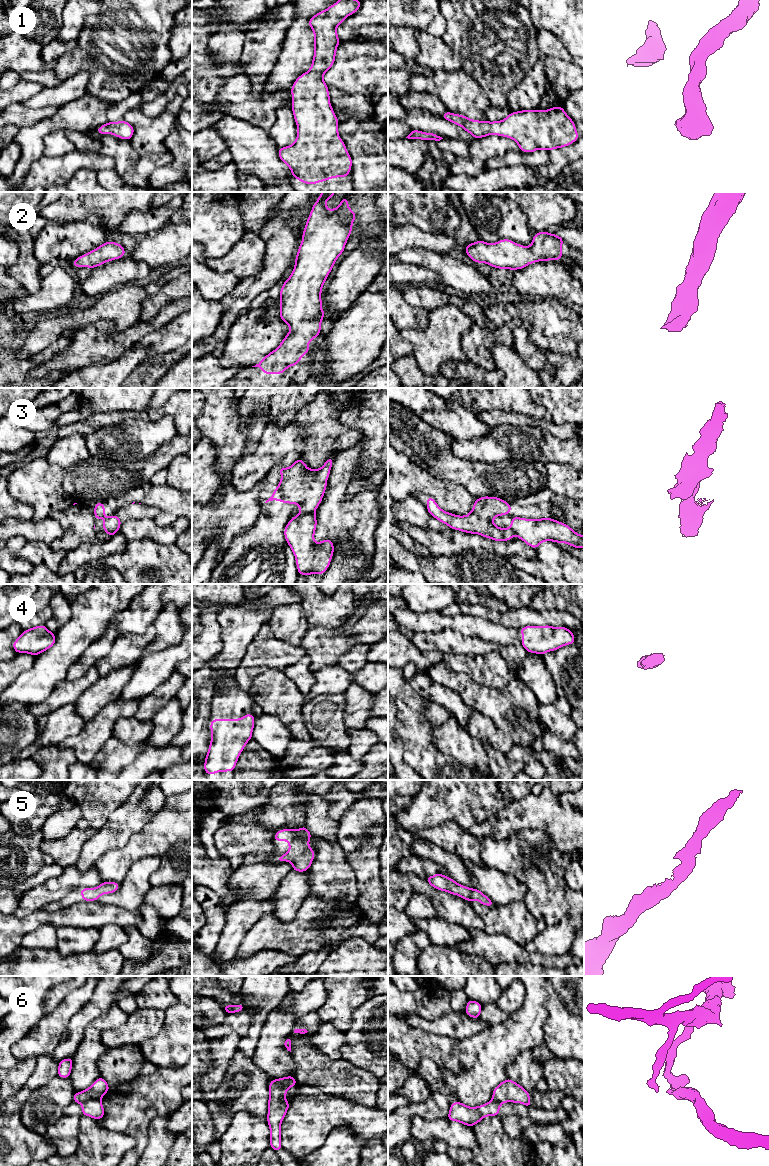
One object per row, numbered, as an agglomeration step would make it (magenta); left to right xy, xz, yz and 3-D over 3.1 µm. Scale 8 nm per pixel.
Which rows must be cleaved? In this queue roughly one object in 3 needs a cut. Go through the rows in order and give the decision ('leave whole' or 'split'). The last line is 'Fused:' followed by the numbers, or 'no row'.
1: leave whole
2: leave whole
3: split
4: leave whole
5: leave whole
6: split
Fused: 3, 6

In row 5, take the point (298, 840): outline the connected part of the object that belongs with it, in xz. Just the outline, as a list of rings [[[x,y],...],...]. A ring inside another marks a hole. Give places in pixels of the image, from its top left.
[[[303,825],[299,830],[281,829],[276,832],[274,841],[288,841],[289,850],[276,858],[277,862],[289,861],[297,872],[307,871],[314,859],[315,851],[310,848],[309,840],[312,834]]]

